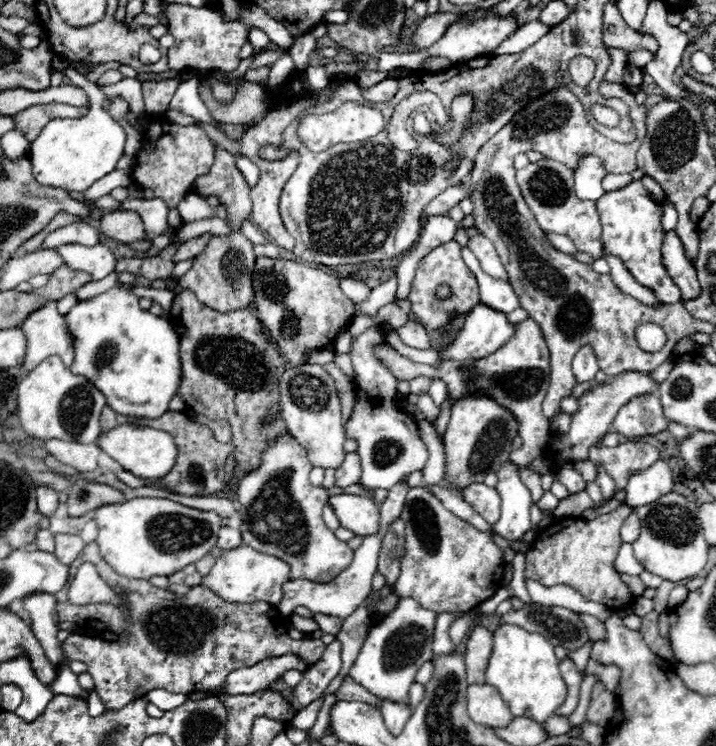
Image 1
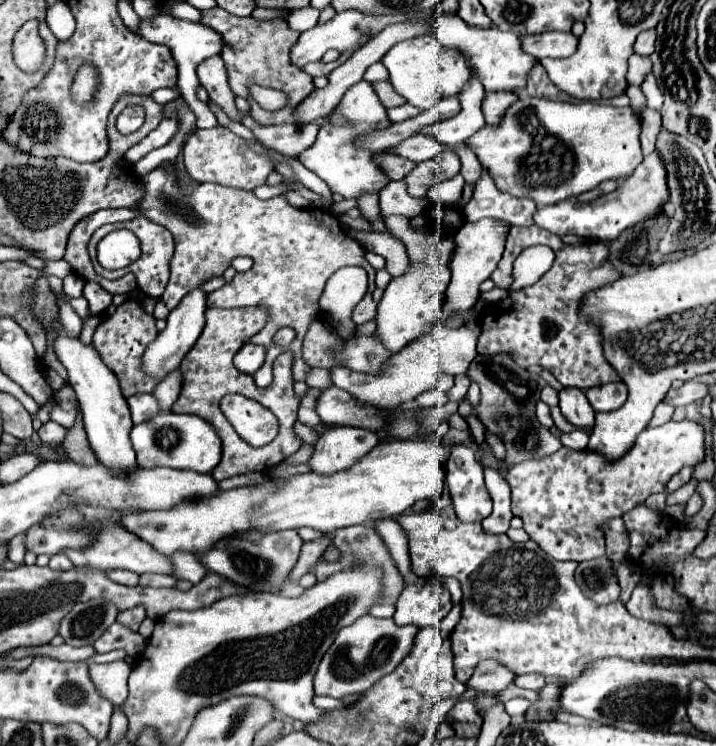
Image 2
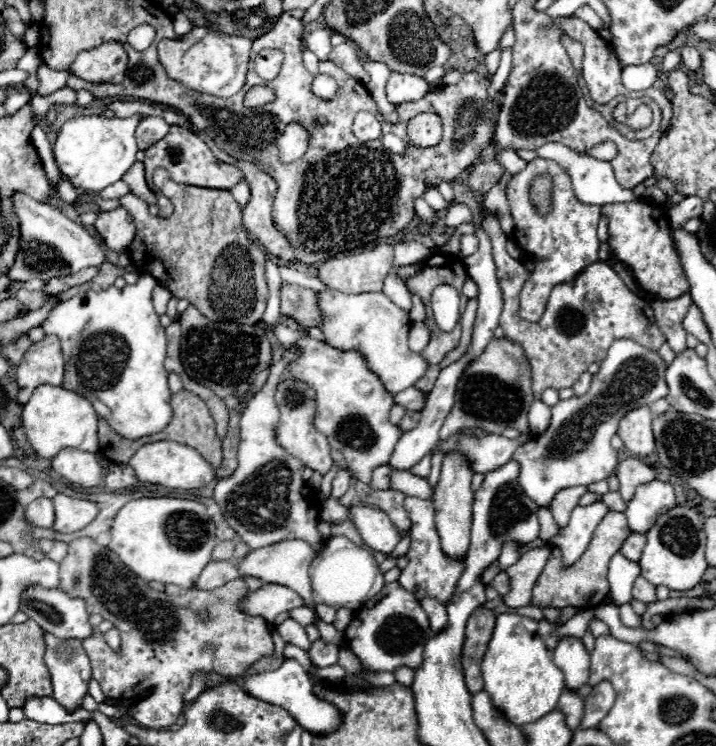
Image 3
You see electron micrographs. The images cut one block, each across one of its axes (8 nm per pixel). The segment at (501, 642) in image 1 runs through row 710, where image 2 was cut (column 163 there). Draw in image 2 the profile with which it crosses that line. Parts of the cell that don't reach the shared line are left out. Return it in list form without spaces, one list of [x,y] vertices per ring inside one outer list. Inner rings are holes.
[[[434,440],[380,442],[350,470],[332,476],[306,472],[286,478],[288,482],[280,488],[274,486],[274,480],[268,480],[254,488],[236,488],[212,498],[182,502],[172,510],[128,514],[124,516],[124,526],[164,556],[170,556],[176,550],[206,552],[218,540],[250,528],[276,532],[310,526],[324,534],[334,534],[338,528],[366,524],[388,516],[394,518],[418,500],[438,498],[446,480],[448,454],[450,446]]]

